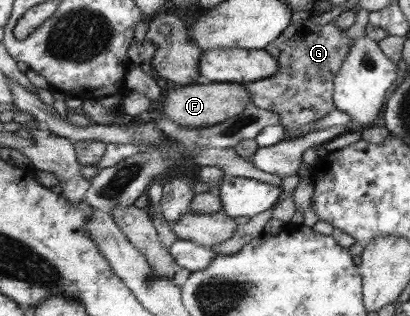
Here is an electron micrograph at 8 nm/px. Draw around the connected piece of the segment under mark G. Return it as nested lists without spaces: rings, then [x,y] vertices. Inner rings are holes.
[[[311,17],[294,21],[265,48],[279,61],[279,71],[272,77],[246,84],[252,93],[251,105],[280,115],[285,131],[294,130],[304,124],[320,121],[335,109],[335,77],[350,54],[354,38],[344,37],[334,23],[313,25]]]

